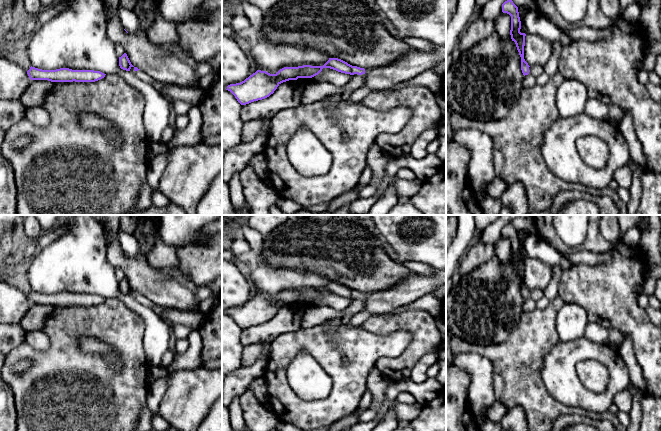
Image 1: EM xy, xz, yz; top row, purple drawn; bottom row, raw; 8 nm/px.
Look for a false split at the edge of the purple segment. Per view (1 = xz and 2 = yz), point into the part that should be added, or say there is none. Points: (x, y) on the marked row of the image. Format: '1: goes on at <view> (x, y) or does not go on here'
1: goes on at xz (357, 81)
2: goes on at yz (537, 70)

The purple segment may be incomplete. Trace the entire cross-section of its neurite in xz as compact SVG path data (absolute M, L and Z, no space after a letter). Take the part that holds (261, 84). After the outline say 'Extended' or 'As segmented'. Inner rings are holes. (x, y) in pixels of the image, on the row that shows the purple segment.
M329 58L323 66L284 67L276 74L257 70L244 81L228 85L226 90L230 91L241 105L246 105L269 97L283 82L298 78L312 78L318 75L323 68L330 68L352 76L352 79L345 85L345 91L340 95L341 99L346 101L349 101L353 91L364 86L365 75L369 70L352 66L338 58Z. Extended

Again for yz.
M507 0L502 4L502 12L511 16L511 30L510 35L512 41L515 42L519 55L521 57L521 70L523 75L531 74L535 78L544 72L543 66L529 66L524 59L525 33L521 33L521 21L519 17L518 7L512 0Z. Extended

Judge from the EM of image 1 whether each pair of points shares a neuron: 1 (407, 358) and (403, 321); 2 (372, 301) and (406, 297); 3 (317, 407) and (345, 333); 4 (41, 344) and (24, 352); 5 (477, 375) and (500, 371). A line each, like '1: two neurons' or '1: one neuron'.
1: one neuron
2: one neuron
3: one neuron
4: two neurons
5: two neurons

